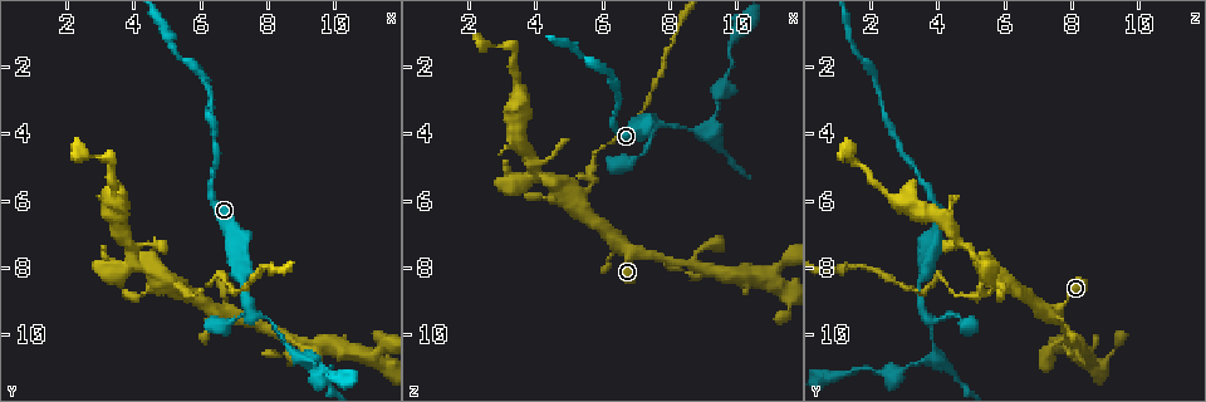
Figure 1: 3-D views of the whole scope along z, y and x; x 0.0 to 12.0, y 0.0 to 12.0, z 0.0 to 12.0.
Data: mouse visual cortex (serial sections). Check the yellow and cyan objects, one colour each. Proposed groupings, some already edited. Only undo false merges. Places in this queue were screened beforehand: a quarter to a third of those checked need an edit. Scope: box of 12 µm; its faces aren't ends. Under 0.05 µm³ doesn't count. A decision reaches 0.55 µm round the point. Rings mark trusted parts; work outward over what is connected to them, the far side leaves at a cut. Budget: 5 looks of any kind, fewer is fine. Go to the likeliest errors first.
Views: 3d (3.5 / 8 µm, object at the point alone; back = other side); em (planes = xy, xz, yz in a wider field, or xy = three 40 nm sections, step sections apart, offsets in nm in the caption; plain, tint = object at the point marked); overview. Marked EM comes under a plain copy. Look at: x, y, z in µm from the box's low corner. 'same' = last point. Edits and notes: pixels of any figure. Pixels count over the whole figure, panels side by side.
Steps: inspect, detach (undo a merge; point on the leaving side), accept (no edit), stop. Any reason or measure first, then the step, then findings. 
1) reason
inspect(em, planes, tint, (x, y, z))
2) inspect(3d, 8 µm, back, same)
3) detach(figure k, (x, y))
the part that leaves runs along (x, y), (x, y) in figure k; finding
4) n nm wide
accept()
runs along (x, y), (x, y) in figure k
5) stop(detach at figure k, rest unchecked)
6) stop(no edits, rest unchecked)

inspect(3d, 8 µm, (6.7, 9.4, 7.5))

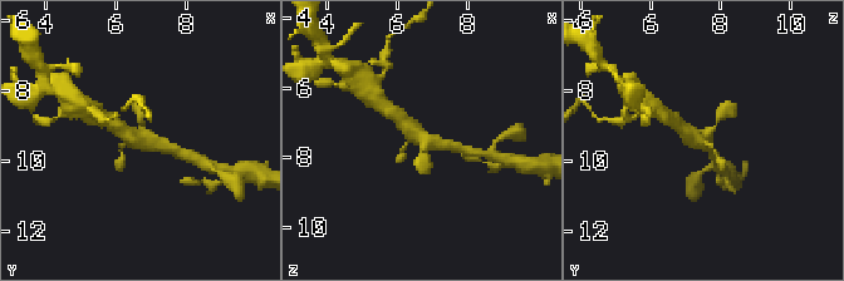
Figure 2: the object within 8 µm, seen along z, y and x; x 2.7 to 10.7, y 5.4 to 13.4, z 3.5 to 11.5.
need the tissue
inspect(em, xy, step 1, tint, (6.7, 9.4, 7.5))

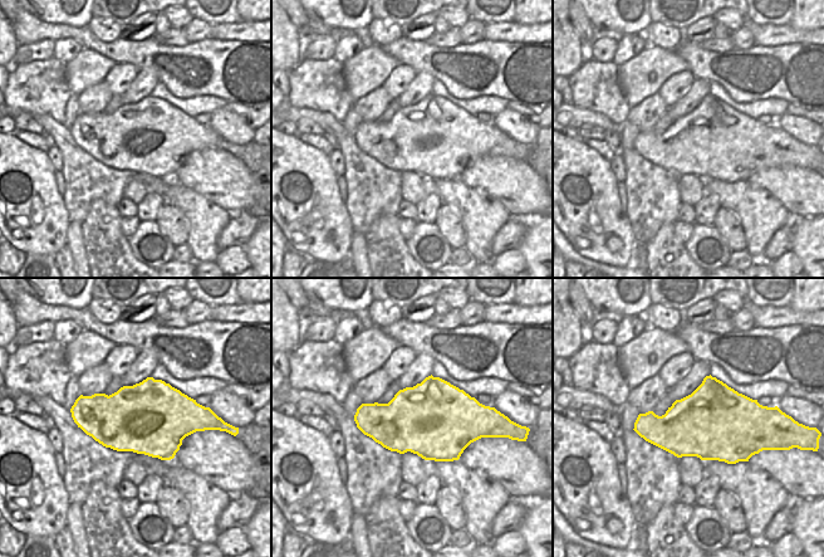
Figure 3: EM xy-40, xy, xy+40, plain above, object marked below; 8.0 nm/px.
accept()
runs along (421, 158), (425, 139), (396, 114) in figure 2; continuous, no second cell

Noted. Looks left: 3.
inspect(3d, 3.5 µm, (7.6, 9.5, 3.7))

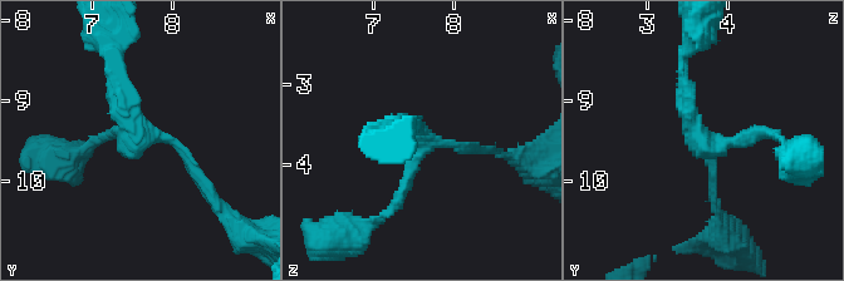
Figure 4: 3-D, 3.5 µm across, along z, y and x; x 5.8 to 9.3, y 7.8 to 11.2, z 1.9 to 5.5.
3 arms; arms of 150, 150, 150 nm; need the tissue
inspect(em, xy, step 3, tint, (7.60, 9.40, 3.65))

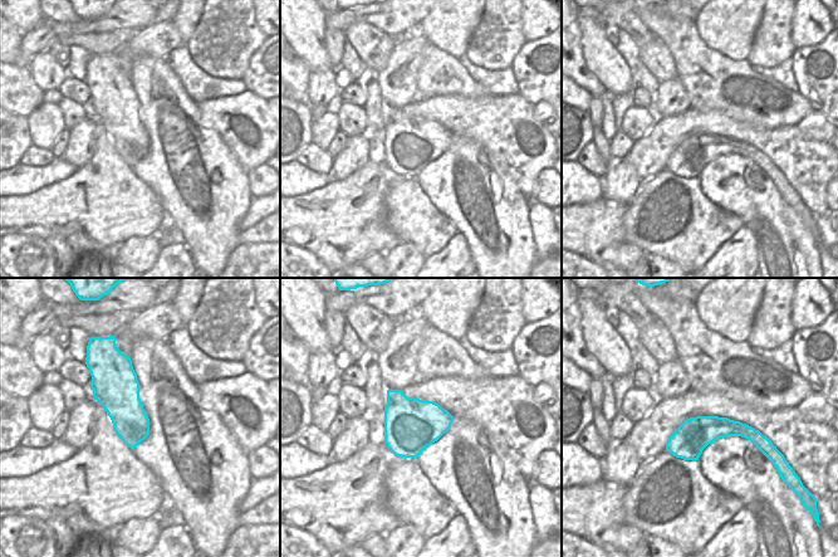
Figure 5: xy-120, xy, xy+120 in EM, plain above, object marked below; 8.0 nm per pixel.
cut it another way
inspect(em, xy, step 1, tint, same)

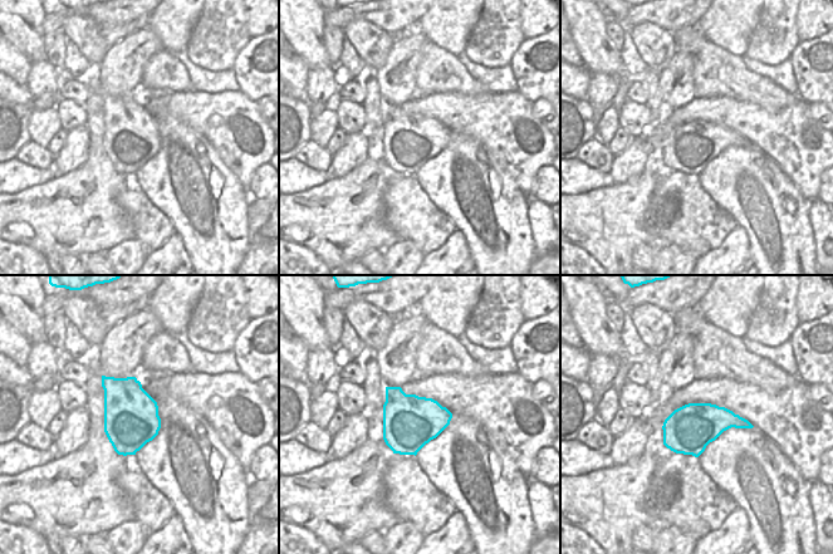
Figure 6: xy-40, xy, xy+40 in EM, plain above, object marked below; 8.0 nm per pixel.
accept()
runs along (118, 58), (133, 127), (172, 138), (202, 181) in figure 4; continuous, no second cell

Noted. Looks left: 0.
stop(no edits, rest unchecked)

